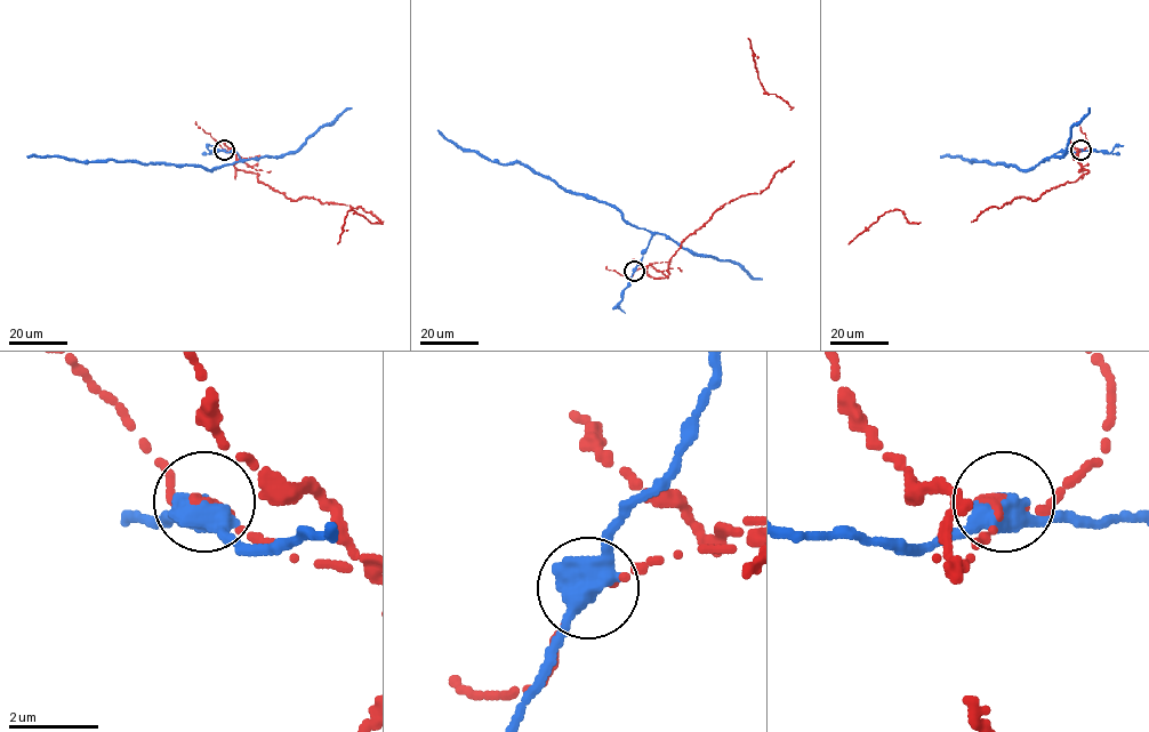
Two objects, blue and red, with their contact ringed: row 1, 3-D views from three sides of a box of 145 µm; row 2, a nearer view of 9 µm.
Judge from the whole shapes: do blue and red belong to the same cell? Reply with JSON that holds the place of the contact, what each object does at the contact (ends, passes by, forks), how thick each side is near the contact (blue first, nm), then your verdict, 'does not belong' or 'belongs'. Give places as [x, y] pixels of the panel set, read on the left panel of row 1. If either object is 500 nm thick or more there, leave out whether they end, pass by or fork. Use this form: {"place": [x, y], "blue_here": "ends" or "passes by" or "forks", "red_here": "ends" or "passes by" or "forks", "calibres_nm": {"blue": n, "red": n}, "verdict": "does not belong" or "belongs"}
{"place": [224, 150], "calibres_nm": {"blue": 550, "red": 260}, "verdict": "does not belong"}

